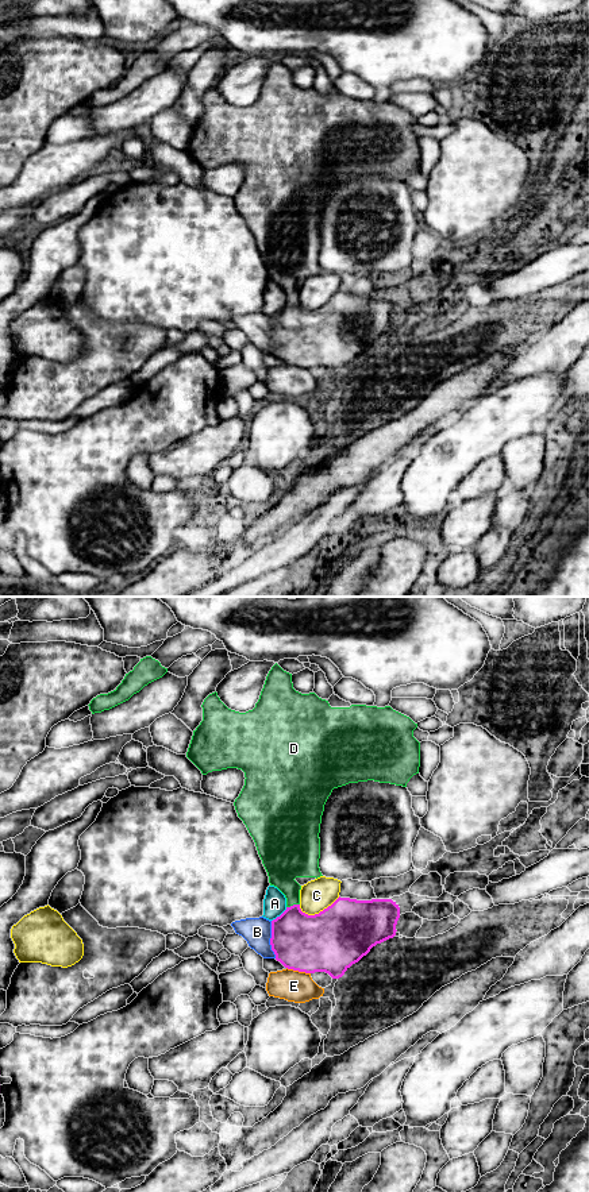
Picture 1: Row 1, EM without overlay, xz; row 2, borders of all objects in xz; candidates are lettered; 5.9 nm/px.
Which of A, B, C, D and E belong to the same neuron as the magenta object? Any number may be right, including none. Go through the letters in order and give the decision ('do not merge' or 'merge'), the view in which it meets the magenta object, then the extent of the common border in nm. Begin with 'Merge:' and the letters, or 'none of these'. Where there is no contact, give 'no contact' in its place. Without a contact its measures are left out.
Merge: D
A: do not merge; meets magenta in xz; contact 130 nm long
B: do not merge; meets magenta in xz; contact 220 nm long
C: do not merge; meets magenta in xz; contact 260 nm long
D: merge; meets magenta in xz; contact 80 nm long
E: do not merge; meets magenta in xz; contact 150 nm long

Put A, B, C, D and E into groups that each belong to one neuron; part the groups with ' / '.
A / B / C / D / E

